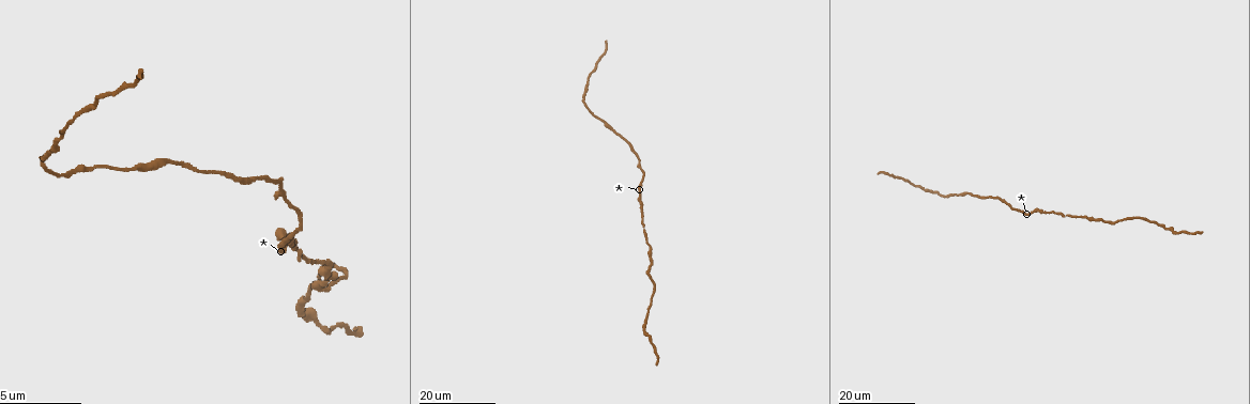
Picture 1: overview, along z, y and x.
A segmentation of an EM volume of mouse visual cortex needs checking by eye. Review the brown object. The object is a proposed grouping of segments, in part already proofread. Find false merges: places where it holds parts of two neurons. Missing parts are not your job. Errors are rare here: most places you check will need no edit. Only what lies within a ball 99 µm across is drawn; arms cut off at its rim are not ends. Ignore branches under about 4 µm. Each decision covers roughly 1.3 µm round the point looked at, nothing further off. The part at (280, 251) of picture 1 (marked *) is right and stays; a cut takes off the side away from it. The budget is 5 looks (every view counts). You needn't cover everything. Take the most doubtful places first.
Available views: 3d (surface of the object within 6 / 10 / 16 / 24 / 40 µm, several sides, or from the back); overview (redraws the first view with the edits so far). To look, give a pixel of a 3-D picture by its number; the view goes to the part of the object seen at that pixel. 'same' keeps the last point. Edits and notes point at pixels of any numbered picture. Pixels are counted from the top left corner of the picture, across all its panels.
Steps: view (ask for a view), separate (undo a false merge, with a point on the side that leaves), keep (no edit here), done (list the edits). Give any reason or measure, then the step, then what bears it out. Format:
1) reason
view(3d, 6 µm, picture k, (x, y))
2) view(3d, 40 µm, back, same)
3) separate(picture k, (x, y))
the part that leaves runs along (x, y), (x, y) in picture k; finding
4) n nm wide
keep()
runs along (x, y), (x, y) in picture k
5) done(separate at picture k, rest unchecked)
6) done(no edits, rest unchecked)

thick turns thin
view(3d, 24 µm, picture 1, (939, 192))

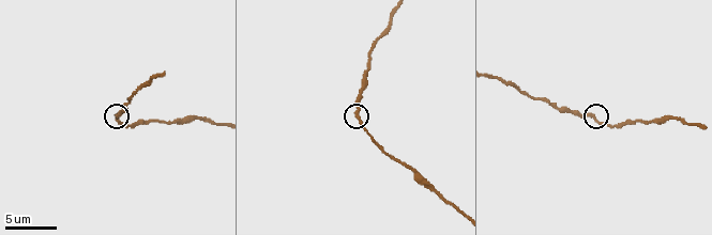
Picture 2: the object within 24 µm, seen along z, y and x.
closer look
view(3d, 6 µm, picture 2, (359, 112))

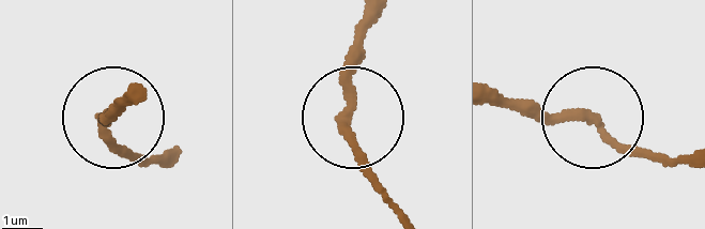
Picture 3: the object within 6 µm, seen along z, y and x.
keep()
runs along (688, 158), (637, 151), (585, 117), (496, 107) in picture 3; one neuron here

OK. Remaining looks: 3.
calibre changes
view(3d, 16 µm, picture 2, (174, 122))

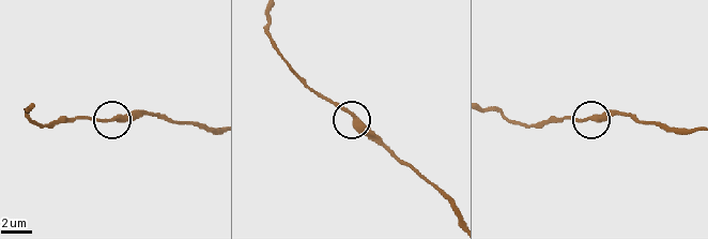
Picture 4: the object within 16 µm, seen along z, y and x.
view(3d, 16 µm, back, picture 4, (114, 117))

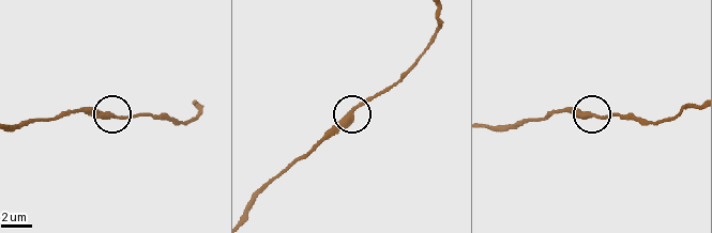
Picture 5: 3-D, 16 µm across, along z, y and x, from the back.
keep()
runs along (490, 125), (534, 122), (564, 110), (600, 118), (620, 114) in picture 5; all the same neuron

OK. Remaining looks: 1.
thick turns thin
view(3d, 16 µm, picture 2, (552, 104))

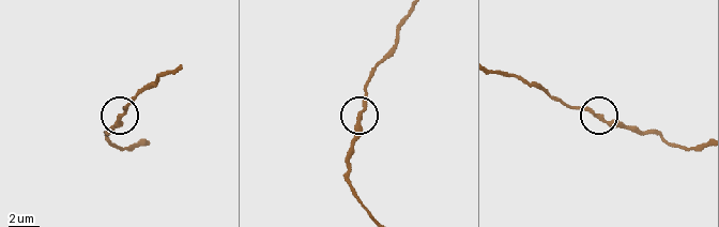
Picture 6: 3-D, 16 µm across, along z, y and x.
keep()
runs along (698, 147), (683, 148), (565, 105) in picture 6; all the same neuron

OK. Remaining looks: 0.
done(no edits, rest unchecked)

